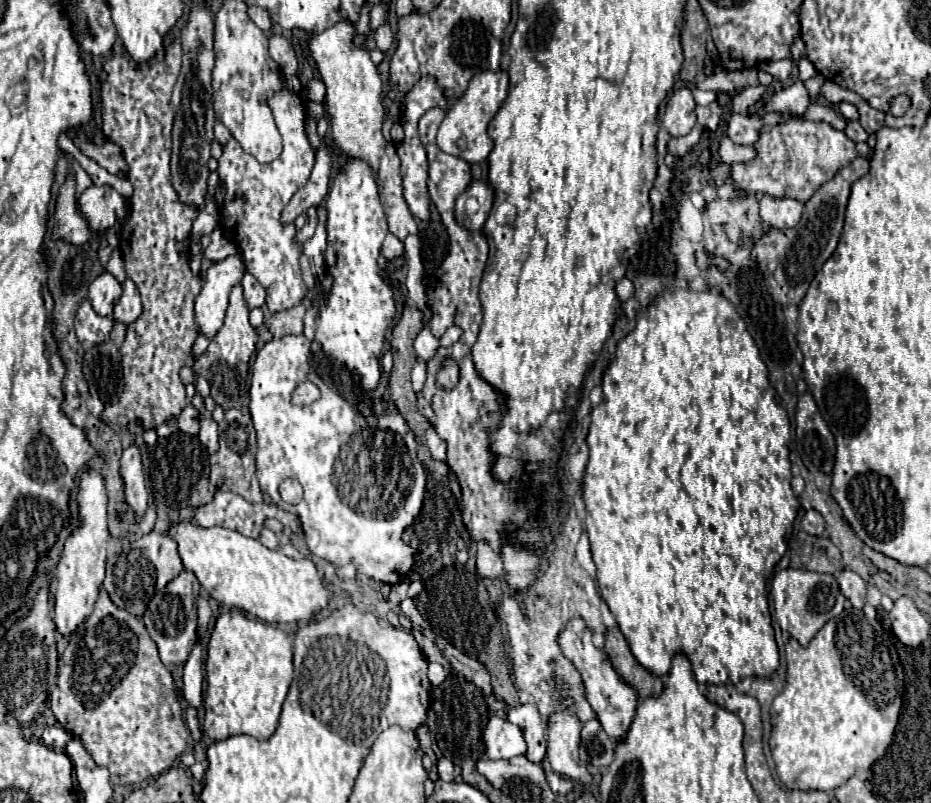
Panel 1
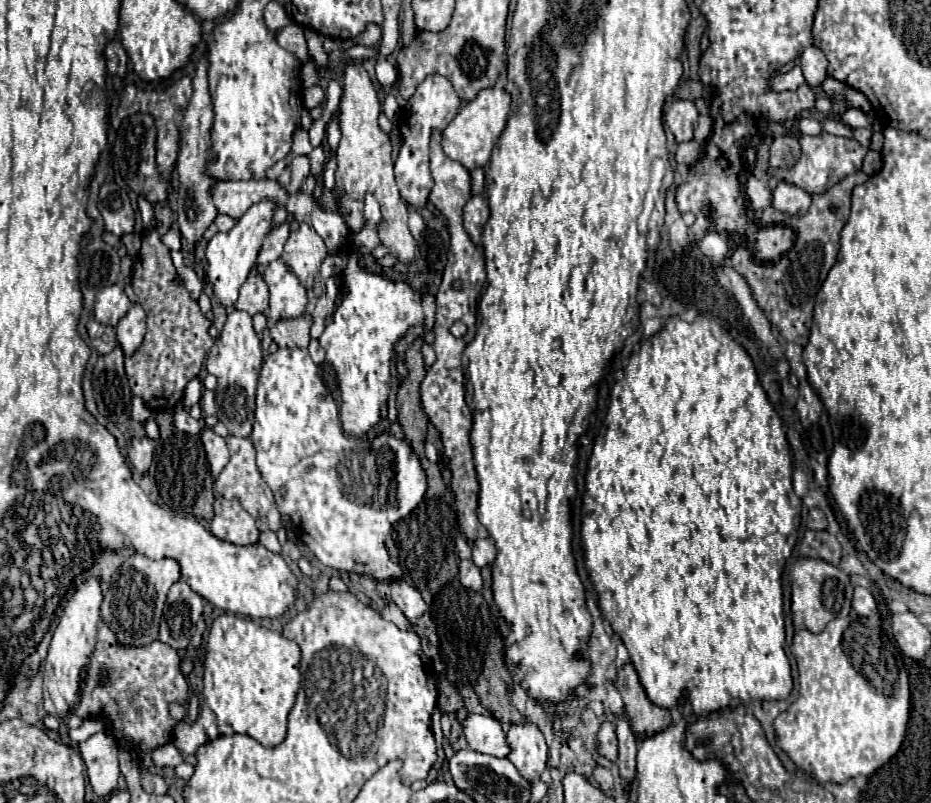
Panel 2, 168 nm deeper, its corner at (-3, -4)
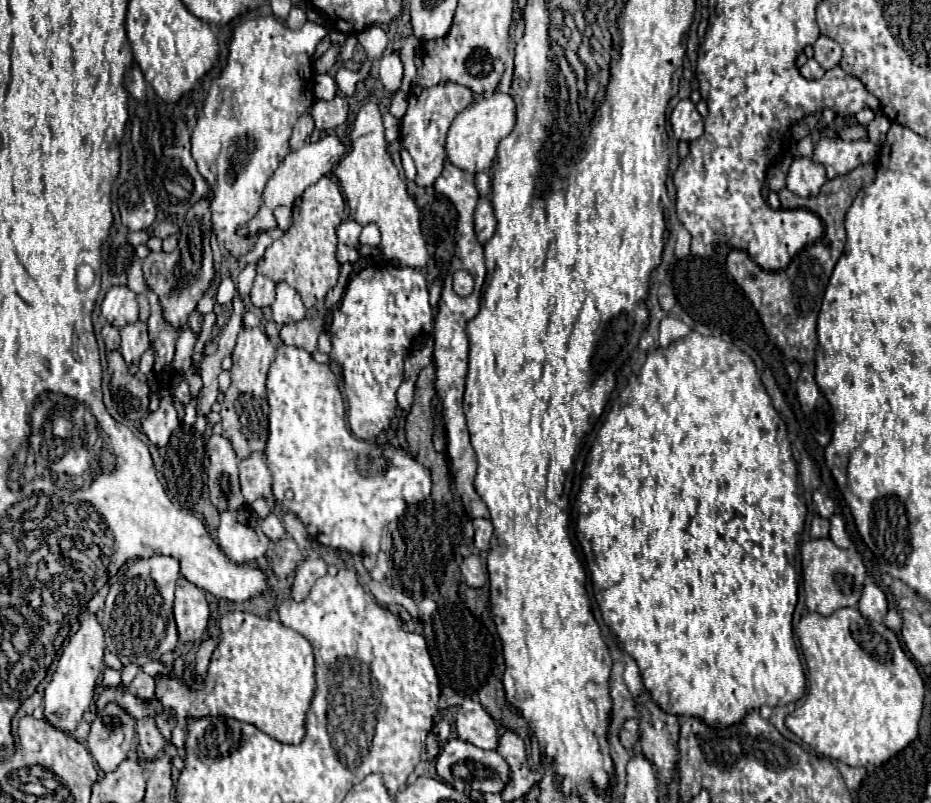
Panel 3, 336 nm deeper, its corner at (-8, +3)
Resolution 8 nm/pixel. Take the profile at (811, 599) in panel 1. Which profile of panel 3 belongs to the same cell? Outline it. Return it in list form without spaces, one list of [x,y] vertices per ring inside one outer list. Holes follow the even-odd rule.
[[[814,539],[800,547],[802,555],[802,581],[806,587],[806,607],[820,615],[832,615],[840,607],[856,607],[862,595],[866,567],[856,549],[840,549],[832,539]],[[806,569],[806,575],[804,575]]]

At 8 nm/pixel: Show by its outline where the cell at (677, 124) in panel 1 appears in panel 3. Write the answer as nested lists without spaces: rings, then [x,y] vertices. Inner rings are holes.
[[[682,99],[674,107],[674,111],[670,115],[670,123],[672,123],[674,137],[678,141],[694,141],[704,131],[704,119],[700,117],[692,99]]]

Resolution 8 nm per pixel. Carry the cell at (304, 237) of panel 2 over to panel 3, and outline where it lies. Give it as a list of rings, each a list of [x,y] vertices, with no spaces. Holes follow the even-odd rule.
[[[322,177],[318,183],[310,185],[294,203],[292,227],[266,249],[258,263],[258,273],[276,283],[288,281],[300,293],[308,309],[322,303],[338,279],[340,263],[336,261],[336,225],[342,221],[342,207],[336,201],[344,201],[344,197],[336,181],[330,177]]]

